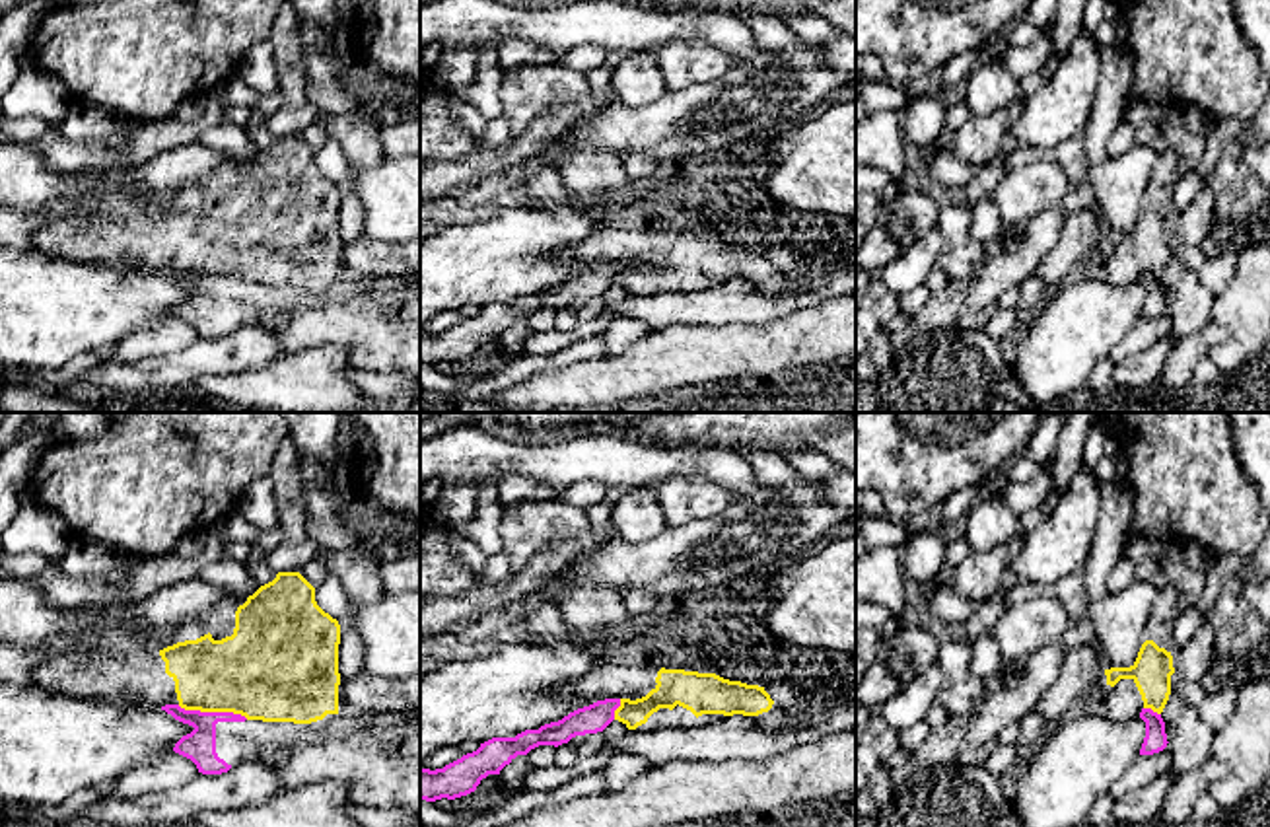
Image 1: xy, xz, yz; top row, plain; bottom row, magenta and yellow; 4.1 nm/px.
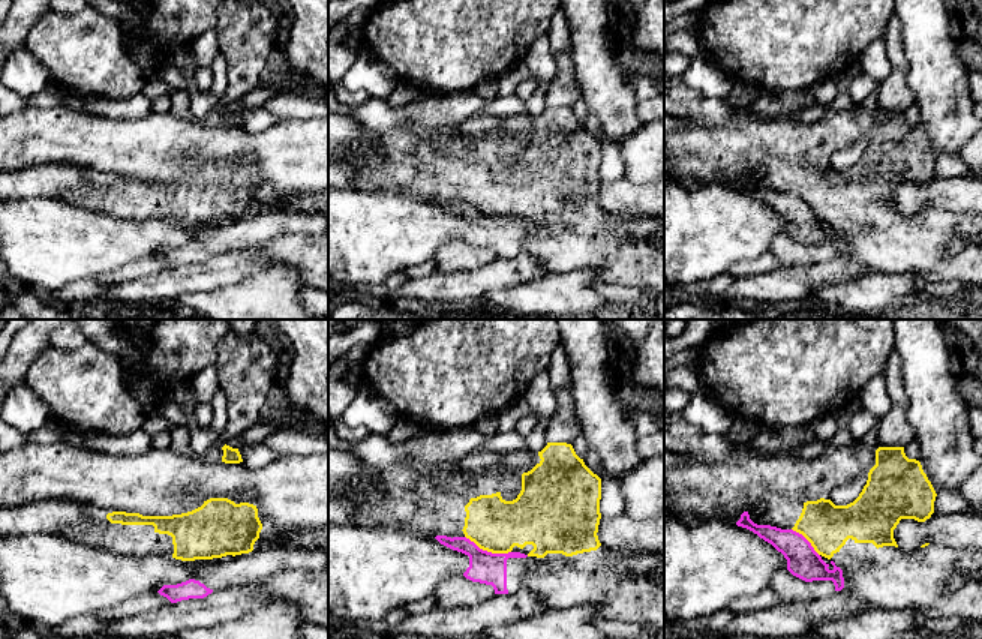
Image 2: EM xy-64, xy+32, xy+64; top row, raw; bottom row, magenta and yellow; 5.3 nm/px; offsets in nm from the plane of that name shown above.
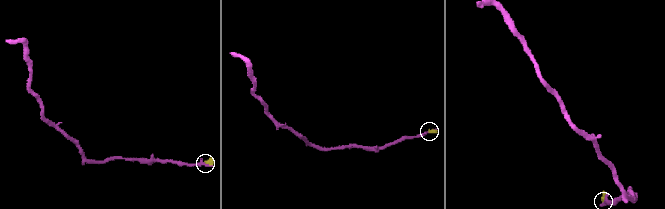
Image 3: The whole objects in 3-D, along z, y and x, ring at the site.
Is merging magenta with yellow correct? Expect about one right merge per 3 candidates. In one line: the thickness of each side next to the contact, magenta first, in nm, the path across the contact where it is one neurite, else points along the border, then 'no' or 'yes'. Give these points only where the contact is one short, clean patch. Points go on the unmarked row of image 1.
140 nm thick on the magenta side, 380 nm on the other; border along xy (177, 269), (189, 275), (232, 275), (247, 283); no

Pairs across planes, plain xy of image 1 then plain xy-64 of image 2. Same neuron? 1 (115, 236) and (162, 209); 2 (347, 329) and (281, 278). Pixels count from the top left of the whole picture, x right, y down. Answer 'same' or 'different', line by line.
1: same
2: different

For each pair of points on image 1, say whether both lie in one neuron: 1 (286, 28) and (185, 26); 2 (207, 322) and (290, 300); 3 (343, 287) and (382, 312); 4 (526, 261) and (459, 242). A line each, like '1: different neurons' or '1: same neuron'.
1: different neurons
2: same neuron
3: different neurons
4: same neuron

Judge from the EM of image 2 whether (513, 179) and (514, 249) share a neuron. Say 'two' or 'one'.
two

